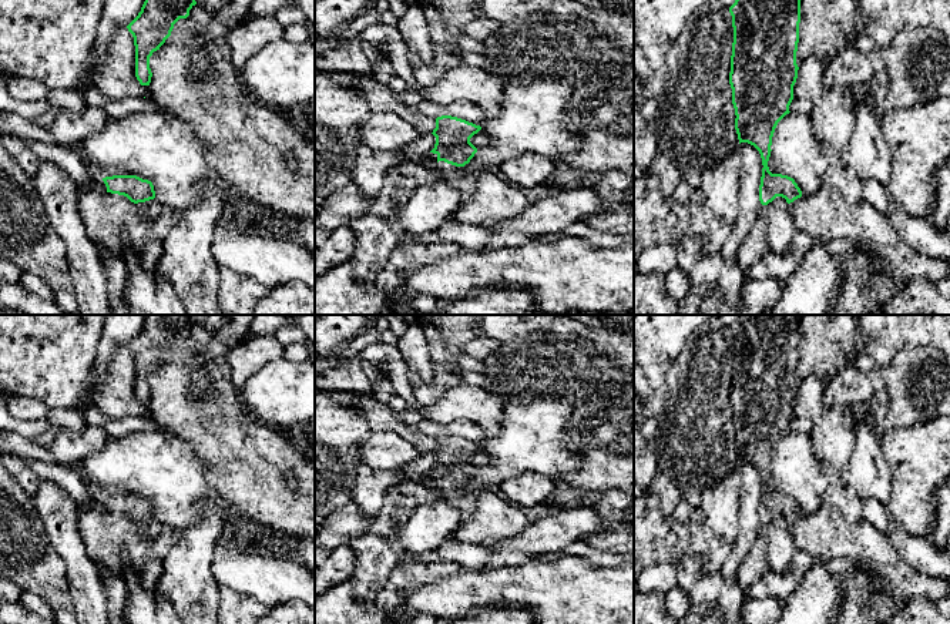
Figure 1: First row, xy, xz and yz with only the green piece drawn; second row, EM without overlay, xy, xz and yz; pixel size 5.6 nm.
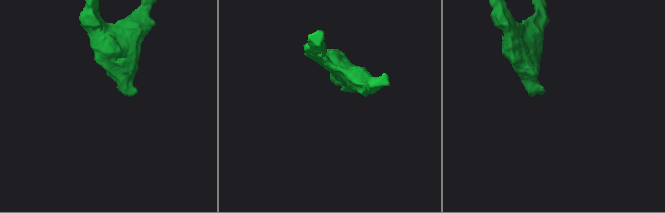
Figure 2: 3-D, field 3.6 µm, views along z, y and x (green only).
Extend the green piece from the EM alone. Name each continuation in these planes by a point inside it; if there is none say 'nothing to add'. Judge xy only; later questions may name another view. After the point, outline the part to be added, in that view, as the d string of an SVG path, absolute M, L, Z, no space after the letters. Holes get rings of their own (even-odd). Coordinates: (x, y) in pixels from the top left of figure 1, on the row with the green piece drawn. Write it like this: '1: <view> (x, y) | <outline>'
1: xy (148, 210) | M150 199L150 201L145 201L145 202L138 202L135 204L140 209L140 215L144 218L144 219L152 219L155 217L158 217L164 207L161 205L161 202L158 199Z

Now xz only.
1: xz (465, 183) | M444 161L436 162L434 167L440 168L446 174L447 181L461 192L463 195L461 202L467 202L476 191L480 174L479 172L466 174L463 171L463 167L456 167Z

